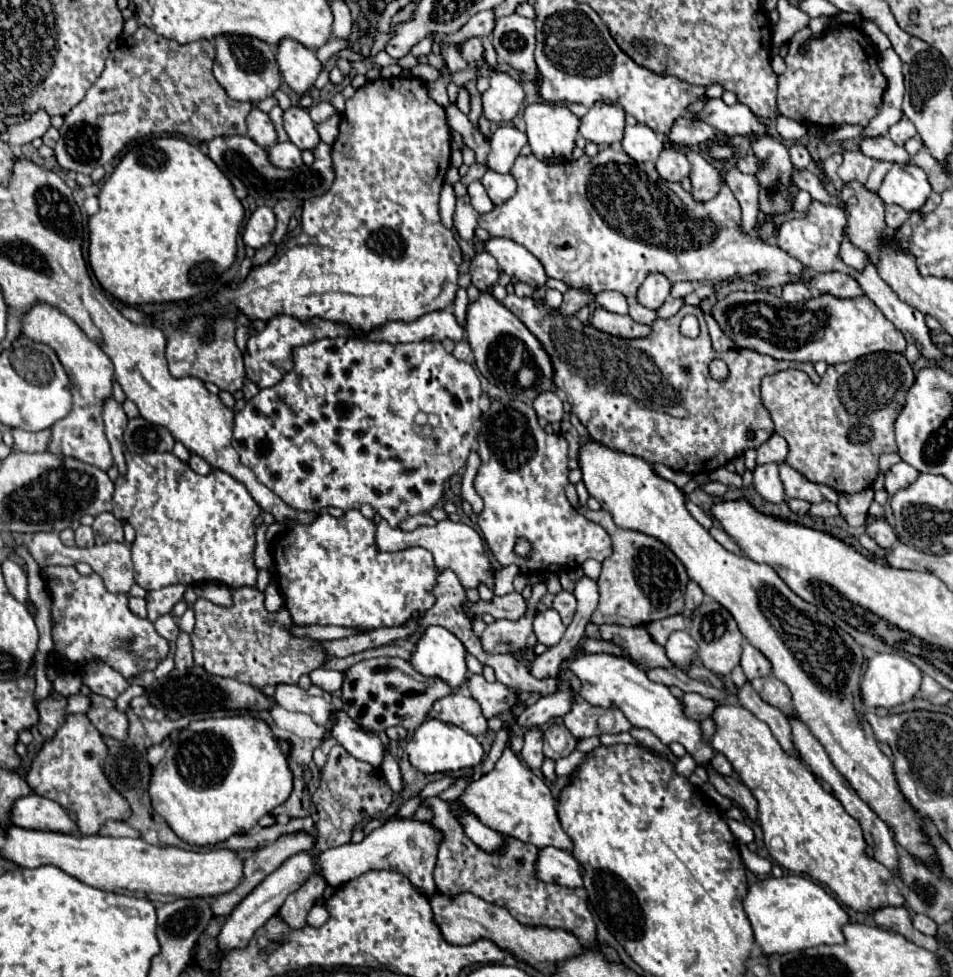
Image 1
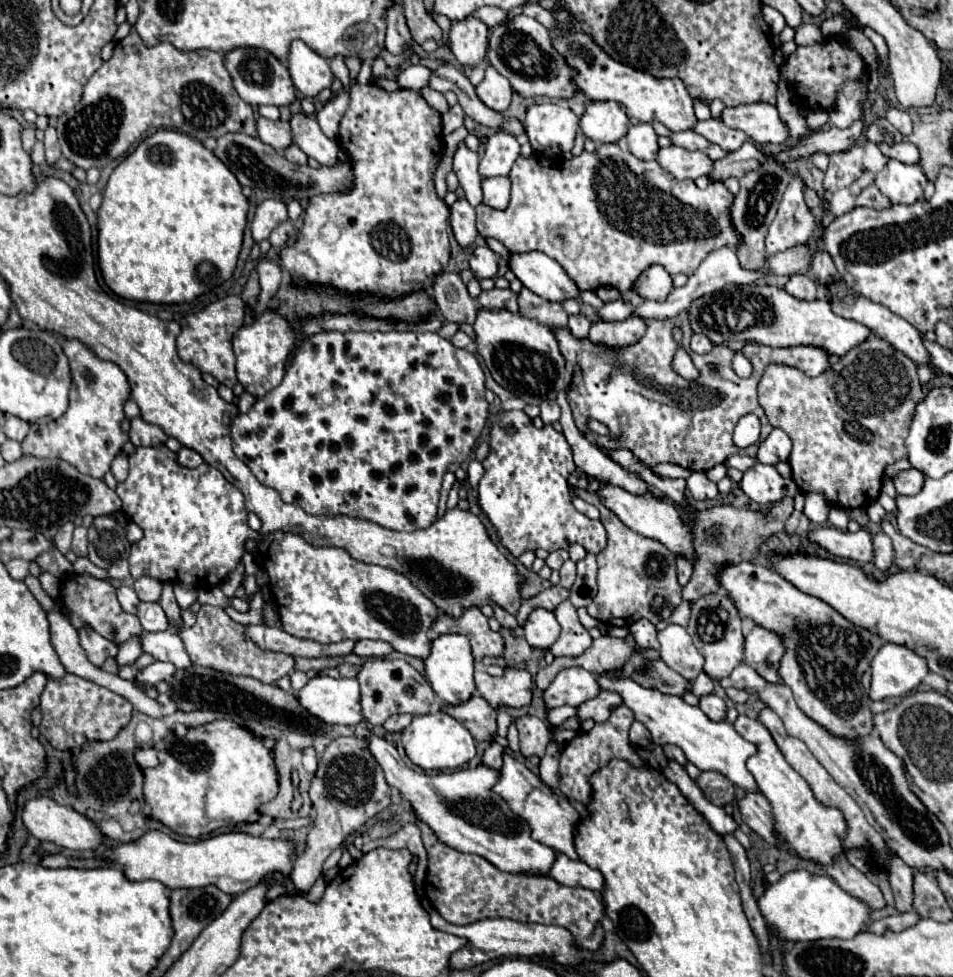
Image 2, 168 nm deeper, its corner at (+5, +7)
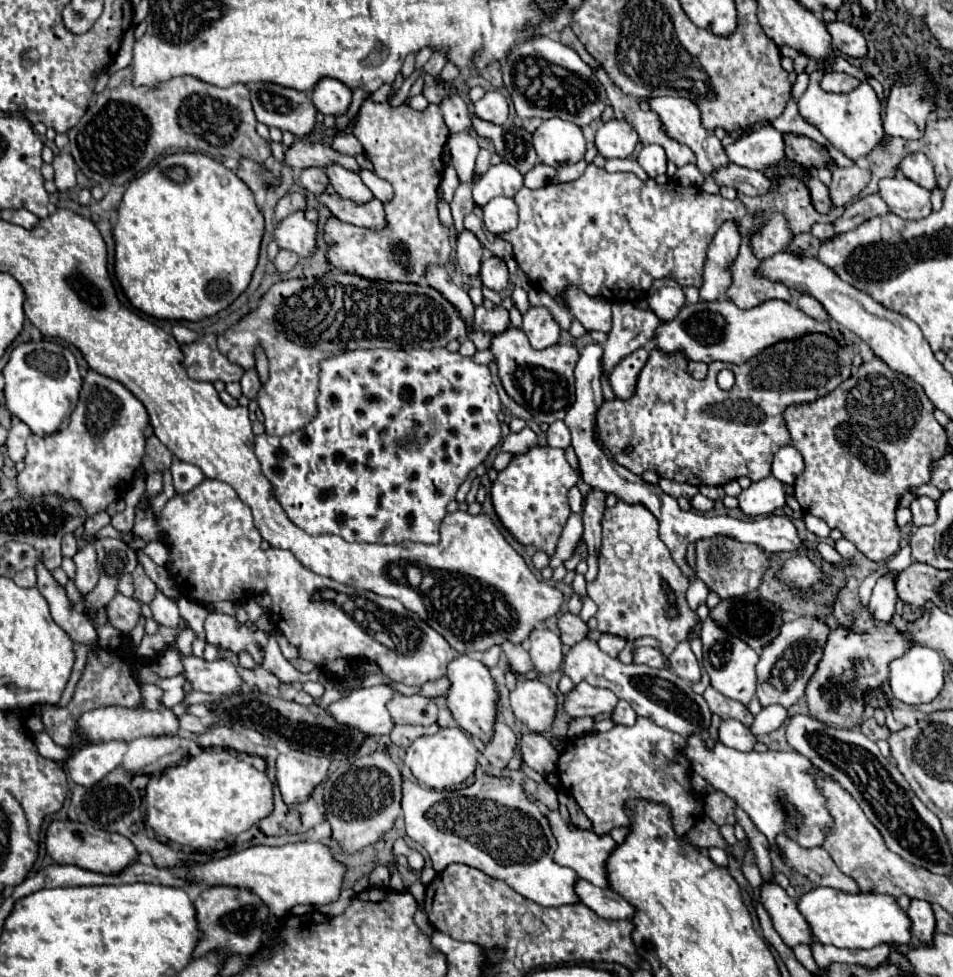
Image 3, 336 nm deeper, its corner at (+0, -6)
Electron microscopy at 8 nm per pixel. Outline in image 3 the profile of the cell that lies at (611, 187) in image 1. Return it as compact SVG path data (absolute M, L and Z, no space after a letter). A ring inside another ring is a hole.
M590 163L576 181L550 181L540 189L522 187L514 201L520 215L518 227L496 235L496 239L504 239L512 245L514 259L528 275L530 283L536 289L550 293L554 299L564 285L574 283L586 295L600 297L610 303L638 303L646 297L652 281L664 277L674 279L680 287L700 287L706 251L718 227L728 219L742 219L746 215L746 209L738 199L730 201L722 195L708 195L700 187L682 187L680 183L676 183L674 191L668 183L658 183L654 179L642 181L634 173L608 173L594 163Z

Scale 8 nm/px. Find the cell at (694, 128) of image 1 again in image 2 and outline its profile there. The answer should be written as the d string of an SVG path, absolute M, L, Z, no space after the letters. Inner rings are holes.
M705 120L705 122L699 122L695 126L695 132L705 136L707 140L711 140L713 144L721 146L723 150L727 152L735 152L739 150L747 140L751 140L745 132L741 130L733 130L729 126L725 126L721 120Z

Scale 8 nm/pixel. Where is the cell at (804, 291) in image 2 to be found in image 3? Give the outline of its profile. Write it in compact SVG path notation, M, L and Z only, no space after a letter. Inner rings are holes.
M800 295L800 299L798 299L798 309L802 311L802 313L806 313L808 317L812 317L812 319L816 319L816 321L828 321L830 317L828 317L828 313L826 313L826 309L812 297L812 295Z

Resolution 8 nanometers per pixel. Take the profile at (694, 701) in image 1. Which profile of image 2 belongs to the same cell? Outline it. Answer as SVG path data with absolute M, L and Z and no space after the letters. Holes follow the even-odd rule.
M715 694L701 696L699 708L701 708L701 710L707 714L707 718L713 720L713 722L723 722L725 716L727 716L727 706L725 706L725 702L723 702L719 696L715 696Z

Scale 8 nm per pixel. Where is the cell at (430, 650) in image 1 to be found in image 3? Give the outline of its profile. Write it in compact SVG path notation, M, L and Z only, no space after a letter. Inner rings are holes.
M458 655L456 659L452 659L448 663L448 673L446 673L448 681L450 681L450 689L446 693L446 705L454 717L454 721L468 731L470 735L478 737L480 741L490 741L492 737L492 725L496 721L496 687L494 687L494 679L488 673L488 667L468 655Z

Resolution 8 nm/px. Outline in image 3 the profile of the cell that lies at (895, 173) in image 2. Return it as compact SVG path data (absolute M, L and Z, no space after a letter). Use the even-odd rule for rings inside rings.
M904 175L880 181L880 197L890 211L902 219L924 219L930 215L930 191Z

